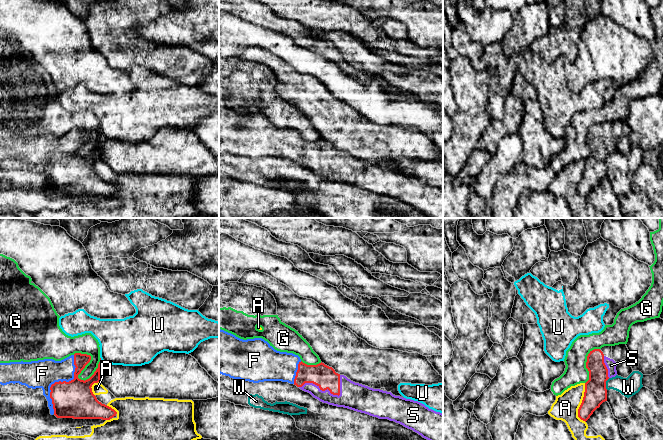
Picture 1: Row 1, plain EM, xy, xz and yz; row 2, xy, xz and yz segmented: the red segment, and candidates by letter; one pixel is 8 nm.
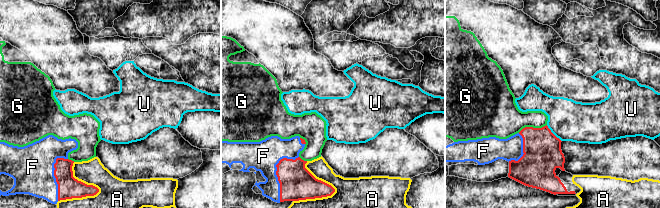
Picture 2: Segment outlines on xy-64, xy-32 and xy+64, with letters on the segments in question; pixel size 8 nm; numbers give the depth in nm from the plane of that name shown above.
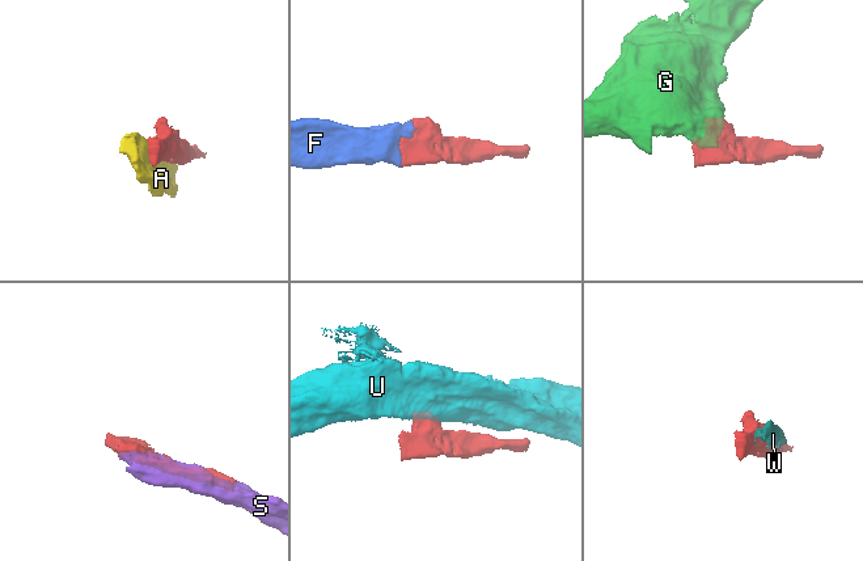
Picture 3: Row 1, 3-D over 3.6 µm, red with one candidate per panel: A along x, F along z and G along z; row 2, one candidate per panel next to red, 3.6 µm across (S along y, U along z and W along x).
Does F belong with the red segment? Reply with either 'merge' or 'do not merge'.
merge

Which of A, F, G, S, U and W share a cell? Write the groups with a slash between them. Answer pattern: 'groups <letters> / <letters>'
groups A / F S / G / U / W

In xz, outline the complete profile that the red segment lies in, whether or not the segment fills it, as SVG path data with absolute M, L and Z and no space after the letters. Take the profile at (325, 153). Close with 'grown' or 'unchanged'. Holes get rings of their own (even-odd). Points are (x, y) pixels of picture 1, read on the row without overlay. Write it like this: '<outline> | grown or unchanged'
M219 105L219 149L253 159L288 158L310 169L323 179L348 184L379 195L388 195L413 206L430 218L443 218L442 189L429 185L418 177L355 159L322 138L317 141L307 141L298 131L277 127L262 114L243 116Z | grown

